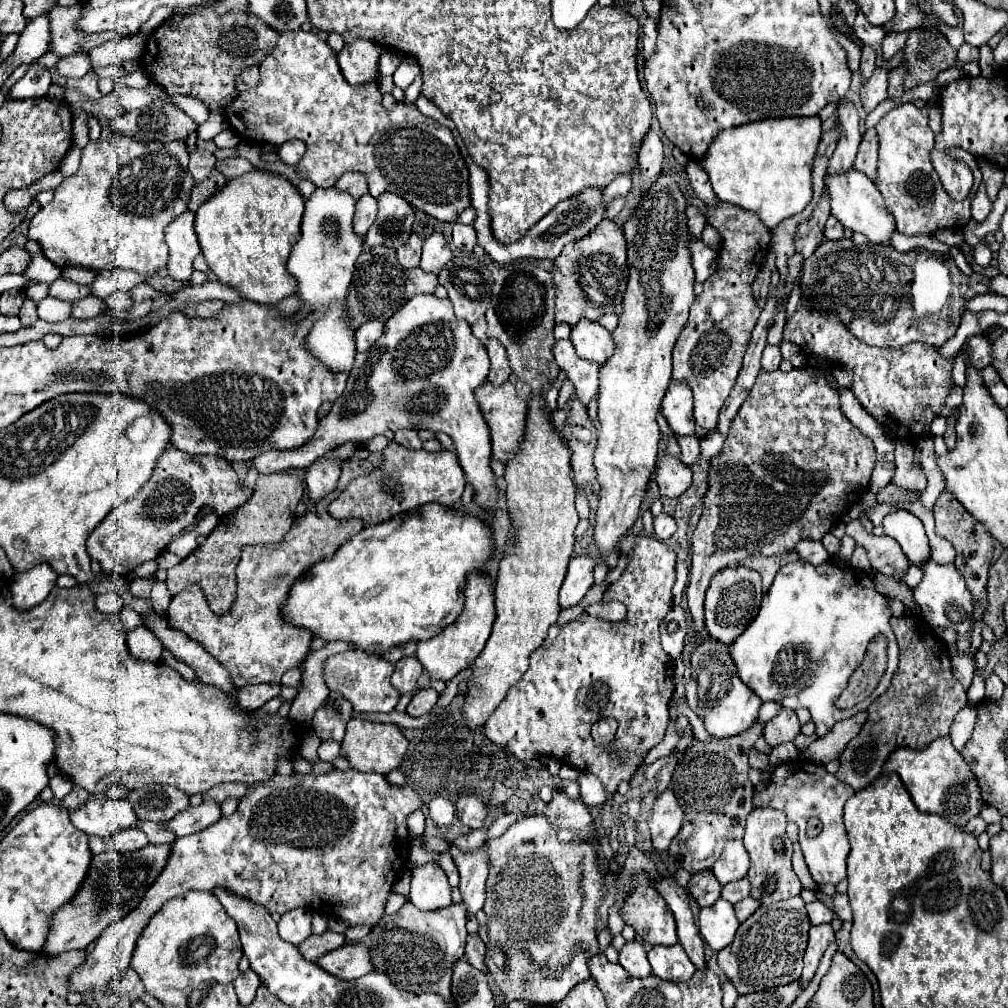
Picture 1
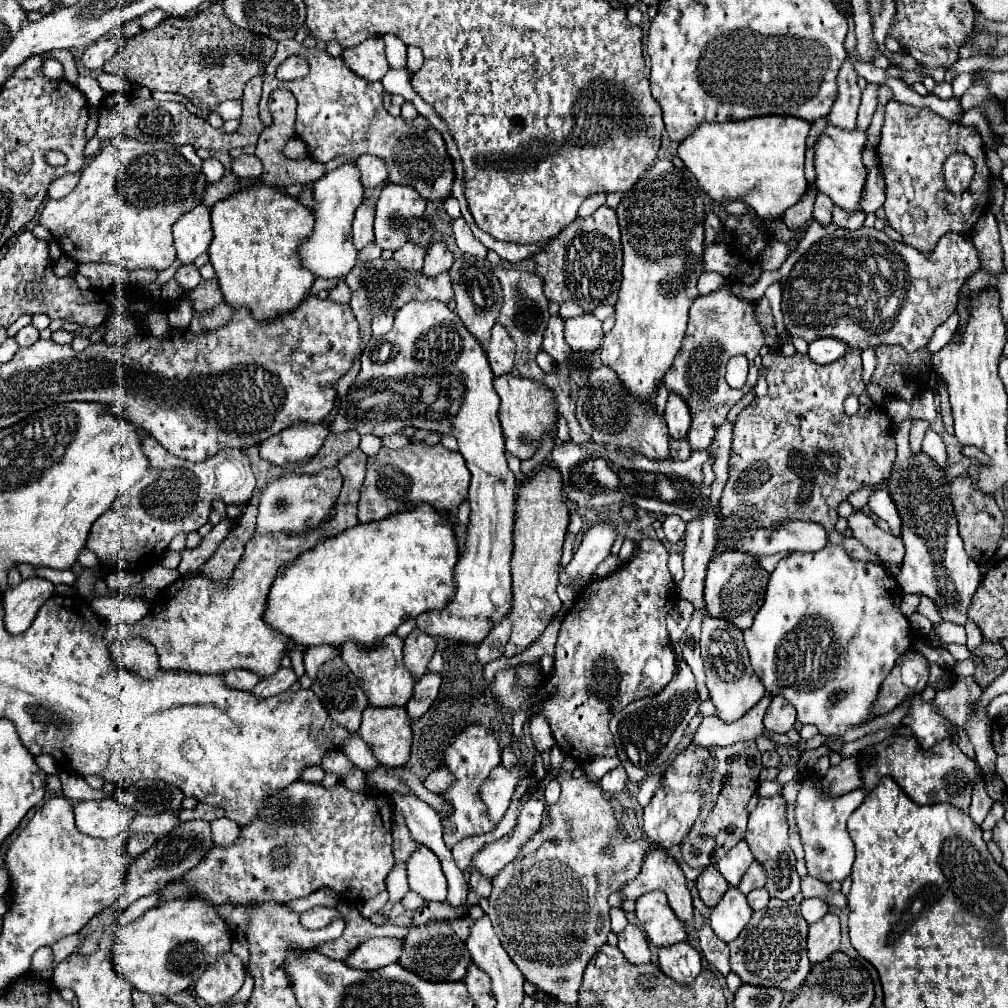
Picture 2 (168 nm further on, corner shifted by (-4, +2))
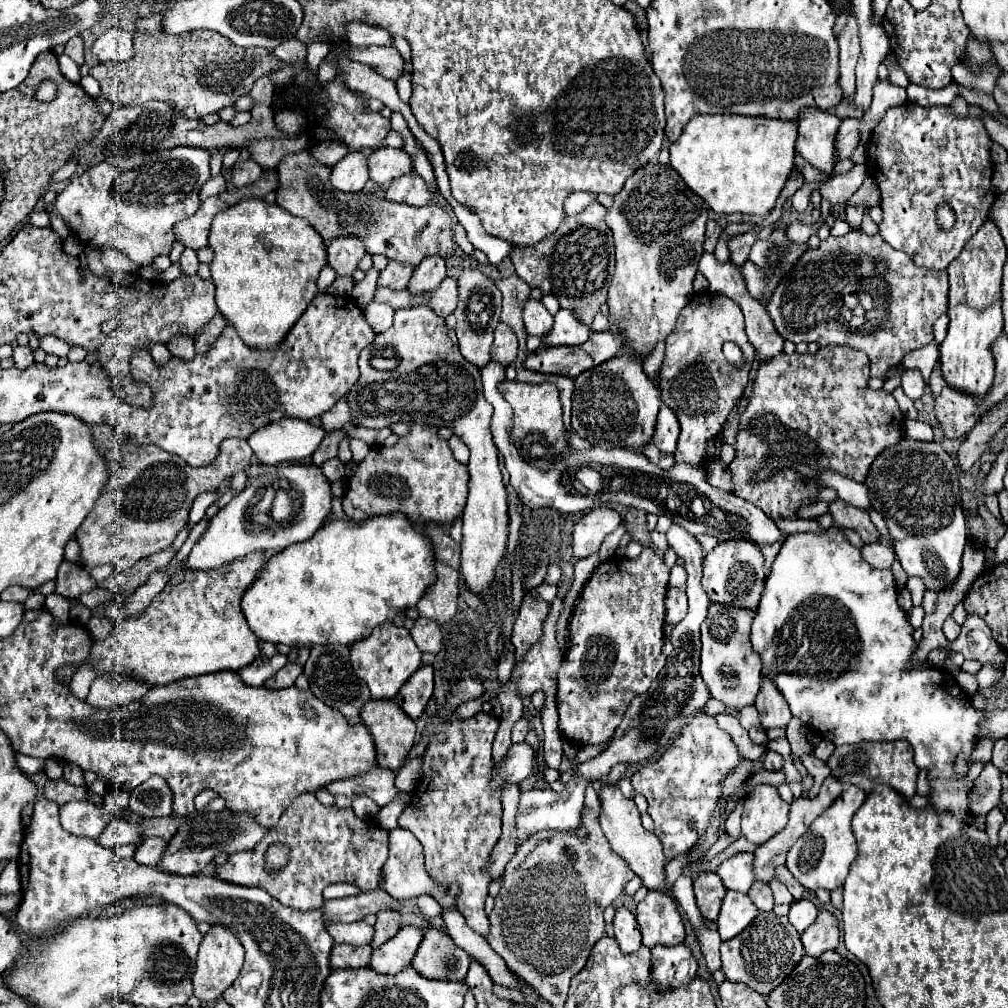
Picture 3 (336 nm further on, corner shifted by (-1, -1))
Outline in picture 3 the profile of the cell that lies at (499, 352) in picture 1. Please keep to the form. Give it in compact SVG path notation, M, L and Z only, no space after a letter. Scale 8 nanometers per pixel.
M499 322L495 328L495 340L491 346L491 358L497 360L503 366L509 366L515 362L517 358L517 336L513 334L513 328L509 328L509 324Z

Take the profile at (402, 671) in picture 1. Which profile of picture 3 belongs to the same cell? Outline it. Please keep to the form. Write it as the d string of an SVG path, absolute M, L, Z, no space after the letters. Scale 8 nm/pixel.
M417 618L415 626L411 630L411 636L417 646L421 646L421 652L433 652L437 654L441 650L441 626L437 626L429 618Z

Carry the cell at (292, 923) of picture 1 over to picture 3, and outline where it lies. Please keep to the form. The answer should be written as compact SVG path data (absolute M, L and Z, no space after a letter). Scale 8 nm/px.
M371 890L363 892L359 896L347 896L347 898L335 898L323 902L323 916L329 920L341 920L341 922L355 922L363 920L367 914L377 914L381 910L399 910L407 902L395 900L385 890Z

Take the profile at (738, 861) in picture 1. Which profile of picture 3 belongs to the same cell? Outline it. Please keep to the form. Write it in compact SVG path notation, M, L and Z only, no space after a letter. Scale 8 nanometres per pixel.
M735 854L731 858L727 858L719 868L717 874L723 880L727 890L735 890L735 892L749 892L749 888L755 882L753 876L753 854Z

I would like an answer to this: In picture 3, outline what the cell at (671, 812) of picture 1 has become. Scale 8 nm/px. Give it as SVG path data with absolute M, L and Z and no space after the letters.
M699 712L683 730L681 734L673 740L673 744L657 758L651 760L643 766L639 766L639 770L631 776L631 784L633 790L643 794L649 802L649 816L655 822L655 836L661 840L663 844L663 854L667 860L687 852L691 846L695 846L699 842L699 838L705 834L711 816L717 808L717 802L723 798L723 788L721 788L721 780L735 770L739 764L743 762L743 756L739 754L735 742L731 740L731 736L721 730L715 722L713 716Z

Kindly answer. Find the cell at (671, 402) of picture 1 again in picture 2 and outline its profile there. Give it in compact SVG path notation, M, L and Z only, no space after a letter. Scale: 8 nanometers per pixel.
M672 393L668 395L668 403L666 403L666 411L664 411L664 419L668 423L668 433L670 437L686 437L690 423L692 423L692 415L690 415L690 407L688 403L678 395Z

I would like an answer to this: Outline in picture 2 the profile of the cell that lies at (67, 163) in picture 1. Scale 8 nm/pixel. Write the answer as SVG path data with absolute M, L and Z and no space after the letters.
M80 173L60 177L56 183L52 183L52 189L48 191L48 197L64 197L64 195L68 195L78 185L78 181L80 181Z

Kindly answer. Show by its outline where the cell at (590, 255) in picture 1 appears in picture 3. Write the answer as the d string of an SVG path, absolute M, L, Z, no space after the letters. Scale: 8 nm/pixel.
M591 202L581 214L567 216L557 228L557 232L553 232L545 240L539 240L533 246L513 246L509 254L519 278L523 278L529 286L541 288L545 294L557 296L561 308L573 310L581 320L585 320L587 326L591 326L593 316L599 312L601 304L605 304L607 300L607 286L613 272L613 238L605 224L605 212L607 210L599 202Z

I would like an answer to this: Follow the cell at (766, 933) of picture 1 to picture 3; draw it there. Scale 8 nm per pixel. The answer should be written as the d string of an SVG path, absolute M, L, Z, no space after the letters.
M759 912L759 916L737 938L731 938L721 944L721 970L725 972L727 980L743 982L751 990L759 992L761 996L767 996L767 992L771 992L777 984L781 984L785 980L785 976L789 976L793 966L797 966L797 962L803 956L805 956L805 952L803 952L803 944L799 940L799 932L789 924L787 918L777 916L775 912Z

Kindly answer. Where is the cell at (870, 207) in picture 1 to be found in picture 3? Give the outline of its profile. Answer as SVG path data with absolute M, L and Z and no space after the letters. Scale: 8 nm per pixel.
M803 108L797 112L797 144L795 150L815 168L825 172L825 180L833 178L835 166L835 134L841 124L837 116L831 112L823 112L819 108Z

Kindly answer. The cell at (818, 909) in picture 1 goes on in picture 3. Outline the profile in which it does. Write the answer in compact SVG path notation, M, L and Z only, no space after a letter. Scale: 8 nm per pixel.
M797 900L791 904L789 912L787 912L787 918L789 922L793 924L793 928L801 934L817 916L817 908L811 900Z

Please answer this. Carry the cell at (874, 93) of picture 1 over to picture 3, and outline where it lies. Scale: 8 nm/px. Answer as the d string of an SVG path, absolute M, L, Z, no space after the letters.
M855 118L841 120L841 126L839 126L837 138L835 138L835 154L837 154L837 160L851 158L853 150L857 148L857 138L859 138L857 128L859 128L859 120L855 120Z

